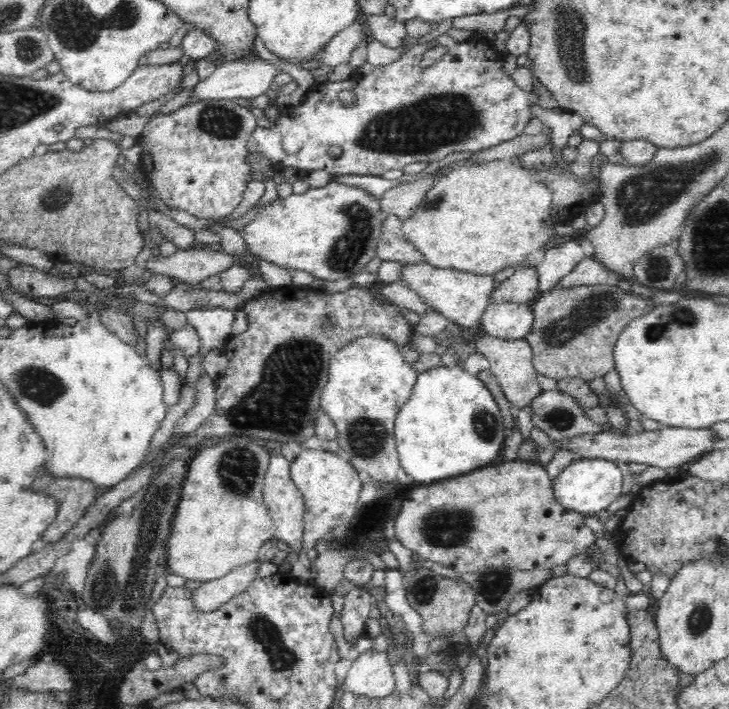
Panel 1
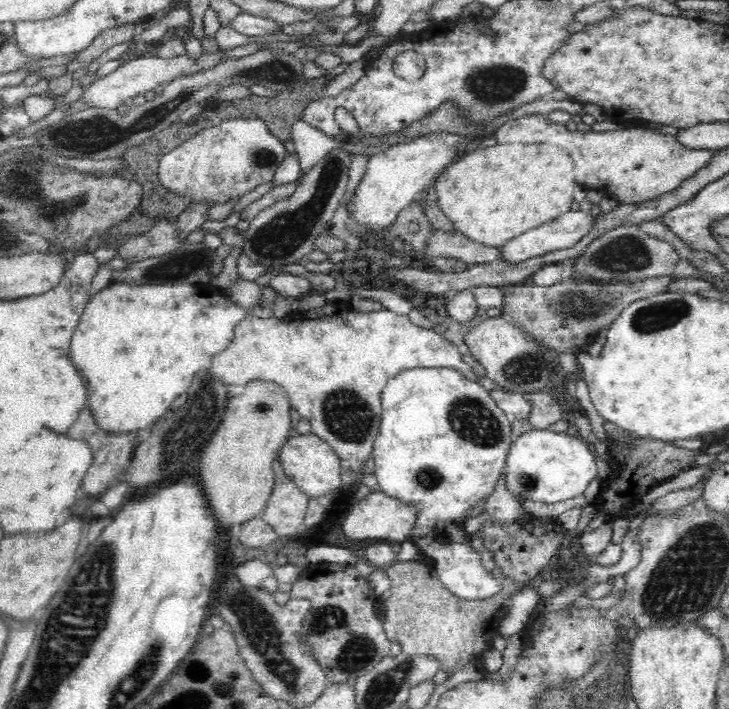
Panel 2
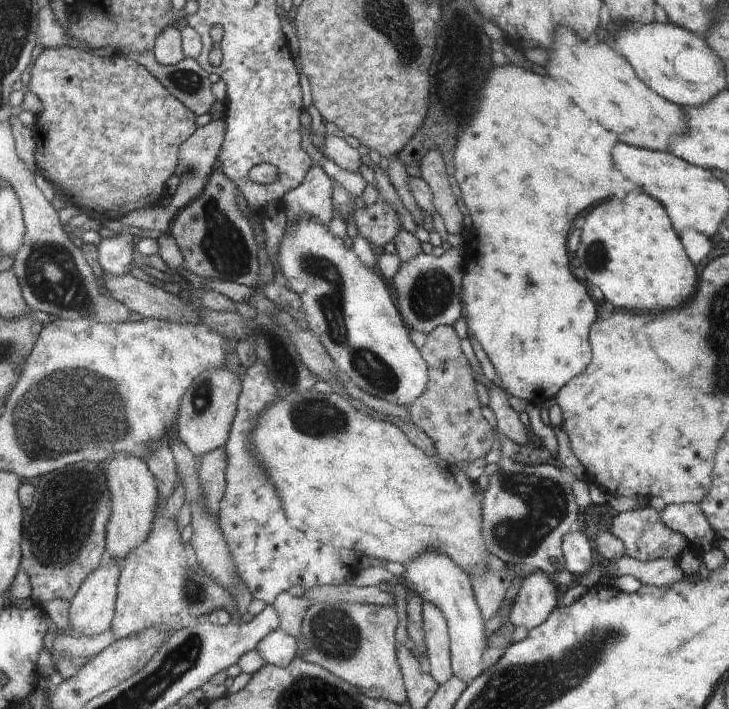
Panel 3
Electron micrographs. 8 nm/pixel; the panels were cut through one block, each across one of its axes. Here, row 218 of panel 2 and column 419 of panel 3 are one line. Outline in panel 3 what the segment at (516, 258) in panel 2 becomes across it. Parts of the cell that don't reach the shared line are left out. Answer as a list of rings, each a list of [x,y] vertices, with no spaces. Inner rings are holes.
[[[428,548],[426,554],[405,564],[405,577],[411,583],[411,590],[420,595],[424,601],[434,603],[448,620],[449,645],[452,647],[453,674],[466,684],[482,674],[482,653],[488,647],[484,635],[484,614],[476,600],[472,582],[465,570],[448,555]]]

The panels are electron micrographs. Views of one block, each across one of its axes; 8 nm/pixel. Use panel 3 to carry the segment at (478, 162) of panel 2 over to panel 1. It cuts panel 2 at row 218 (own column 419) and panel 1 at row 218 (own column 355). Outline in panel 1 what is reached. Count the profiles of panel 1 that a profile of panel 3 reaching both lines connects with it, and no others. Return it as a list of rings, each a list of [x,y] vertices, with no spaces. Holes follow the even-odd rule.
[[[506,158],[447,173],[433,184],[411,216],[402,221],[403,235],[422,255],[423,261],[436,268],[494,276],[506,267],[523,263],[532,253],[543,249],[555,225],[550,216],[552,192],[527,172],[530,169],[522,167],[520,162]]]

